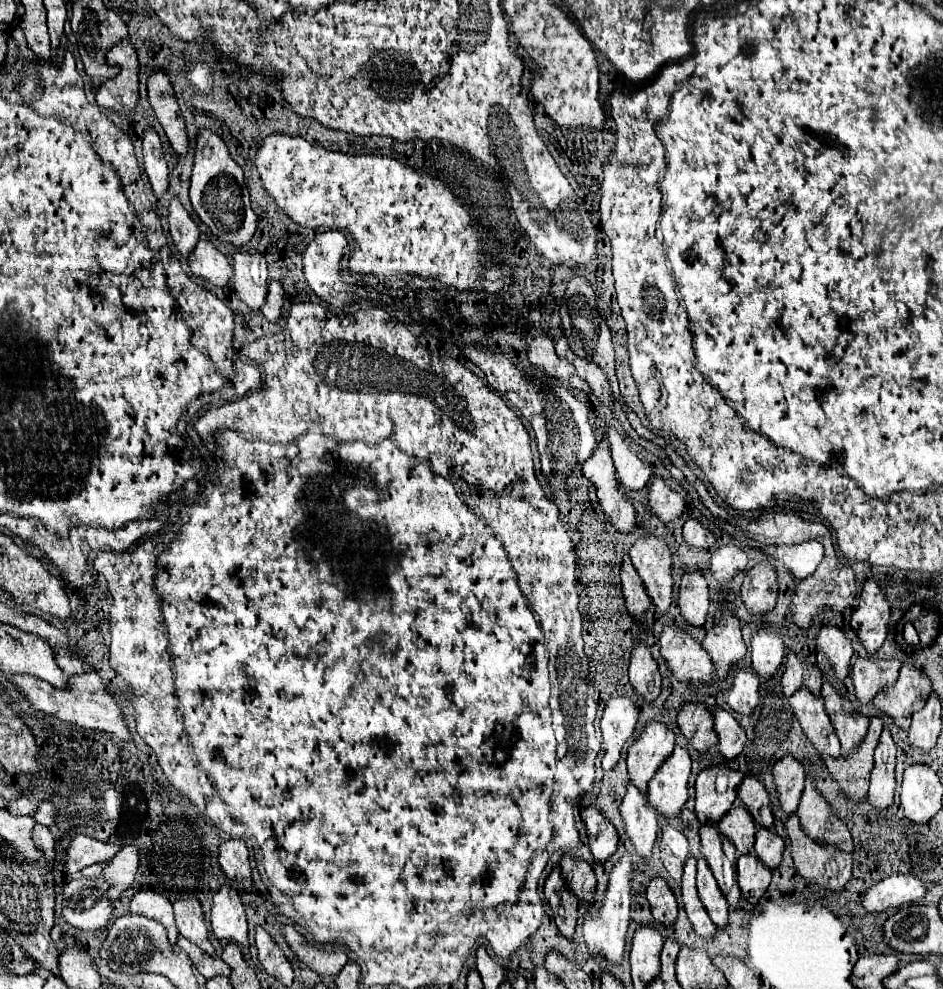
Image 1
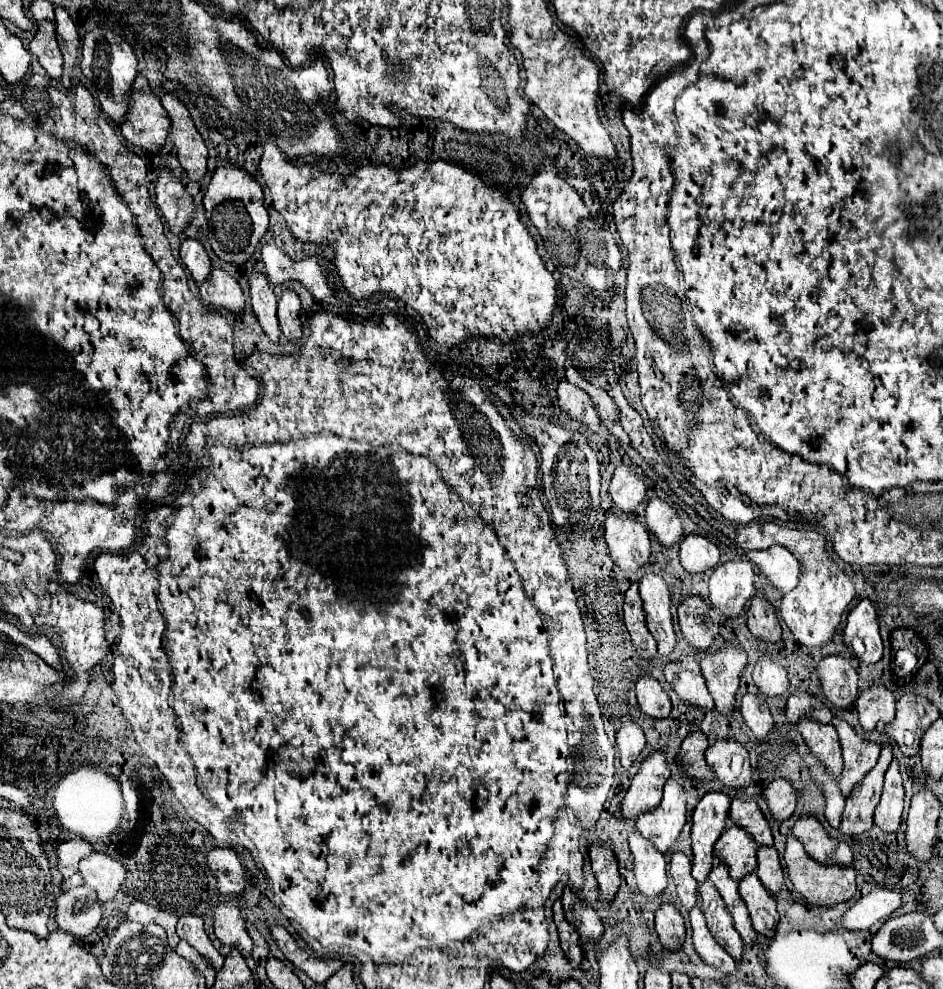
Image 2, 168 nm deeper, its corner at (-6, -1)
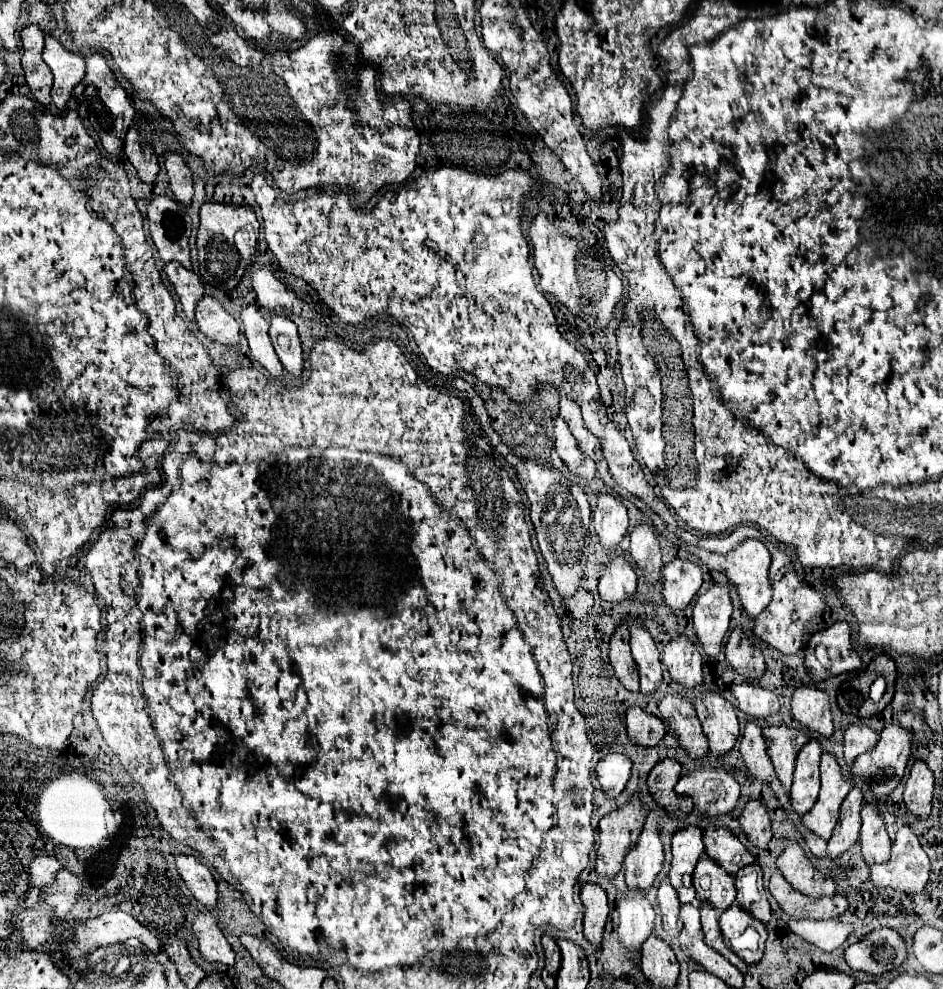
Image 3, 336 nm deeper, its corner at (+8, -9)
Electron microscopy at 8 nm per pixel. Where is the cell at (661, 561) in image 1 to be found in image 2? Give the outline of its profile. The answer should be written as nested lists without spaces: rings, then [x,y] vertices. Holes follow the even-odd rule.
[[[646,574],[640,580],[640,596],[646,610],[648,630],[658,642],[658,654],[668,656],[676,644],[676,636],[670,612],[670,592],[664,578],[656,574]]]

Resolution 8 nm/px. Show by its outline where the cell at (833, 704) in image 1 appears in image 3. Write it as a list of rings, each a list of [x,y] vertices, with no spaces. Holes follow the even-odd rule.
[[[824,752],[820,760],[820,778],[822,778],[822,786],[820,786],[818,802],[808,814],[802,816],[802,824],[810,832],[828,840],[838,822],[840,804],[844,802],[846,794],[852,790],[852,782],[842,776],[836,758],[830,756],[828,752]]]

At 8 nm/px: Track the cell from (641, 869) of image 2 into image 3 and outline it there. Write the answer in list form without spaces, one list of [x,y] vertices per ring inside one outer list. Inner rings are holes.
[[[636,890],[620,902],[618,938],[626,948],[628,960],[640,964],[642,944],[654,934],[654,910],[646,900],[646,892]]]

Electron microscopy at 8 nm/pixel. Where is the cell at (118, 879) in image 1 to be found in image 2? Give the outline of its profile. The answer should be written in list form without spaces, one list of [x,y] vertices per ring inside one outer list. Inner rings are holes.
[[[94,852],[84,858],[84,862],[80,862],[80,872],[84,876],[84,884],[98,892],[98,900],[110,902],[124,884],[128,866],[108,854]]]

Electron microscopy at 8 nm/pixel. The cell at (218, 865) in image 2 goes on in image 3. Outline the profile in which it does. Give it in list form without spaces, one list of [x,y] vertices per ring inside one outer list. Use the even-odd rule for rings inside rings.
[[[184,854],[176,858],[176,868],[178,868],[186,888],[192,892],[192,896],[200,904],[212,908],[216,904],[218,894],[216,894],[216,882],[214,882],[210,870],[198,858],[184,856]]]

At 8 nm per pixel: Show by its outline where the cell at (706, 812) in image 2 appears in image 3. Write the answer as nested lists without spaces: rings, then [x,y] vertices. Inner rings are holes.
[[[686,828],[684,832],[676,832],[672,836],[672,864],[670,864],[670,884],[678,892],[680,904],[688,904],[694,900],[694,886],[692,886],[692,872],[698,858],[704,852],[702,832],[700,828]]]

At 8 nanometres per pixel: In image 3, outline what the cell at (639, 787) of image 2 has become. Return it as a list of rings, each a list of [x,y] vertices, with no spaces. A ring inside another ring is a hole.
[[[632,794],[626,806],[622,806],[612,814],[606,814],[600,820],[600,846],[596,858],[596,874],[612,878],[622,870],[626,850],[632,850],[638,844],[638,834],[642,832],[642,826],[644,826],[644,808],[640,802],[640,794]]]

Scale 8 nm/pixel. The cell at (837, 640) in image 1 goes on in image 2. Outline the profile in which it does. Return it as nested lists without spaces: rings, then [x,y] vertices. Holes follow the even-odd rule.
[[[842,654],[824,656],[818,664],[818,678],[822,682],[824,696],[840,706],[848,708],[858,694],[858,672]]]

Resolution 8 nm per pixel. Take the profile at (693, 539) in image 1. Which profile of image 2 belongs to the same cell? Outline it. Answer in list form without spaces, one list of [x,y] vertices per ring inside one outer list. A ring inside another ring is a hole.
[[[688,534],[680,542],[680,562],[690,574],[714,568],[718,564],[718,558],[720,558],[718,546],[700,534]]]

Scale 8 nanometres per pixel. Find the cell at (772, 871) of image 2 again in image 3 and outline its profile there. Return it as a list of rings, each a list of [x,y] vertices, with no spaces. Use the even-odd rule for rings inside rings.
[[[762,890],[762,900],[756,902],[756,904],[752,904],[752,906],[748,908],[748,912],[750,912],[756,920],[760,920],[762,924],[768,924],[768,920],[770,920],[770,904],[768,904],[768,900],[766,900],[766,892],[764,892],[764,890]]]

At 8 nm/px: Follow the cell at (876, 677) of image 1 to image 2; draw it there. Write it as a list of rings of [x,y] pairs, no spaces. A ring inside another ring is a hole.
[[[880,682],[870,684],[868,690],[864,690],[856,698],[856,710],[860,716],[860,724],[864,730],[874,730],[878,722],[892,722],[896,716],[896,696],[890,688],[886,688]]]

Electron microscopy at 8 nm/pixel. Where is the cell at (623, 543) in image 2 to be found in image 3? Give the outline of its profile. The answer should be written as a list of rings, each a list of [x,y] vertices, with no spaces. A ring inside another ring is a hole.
[[[622,556],[612,558],[612,562],[602,568],[598,590],[600,590],[600,598],[612,604],[634,598],[636,596],[634,568]]]

